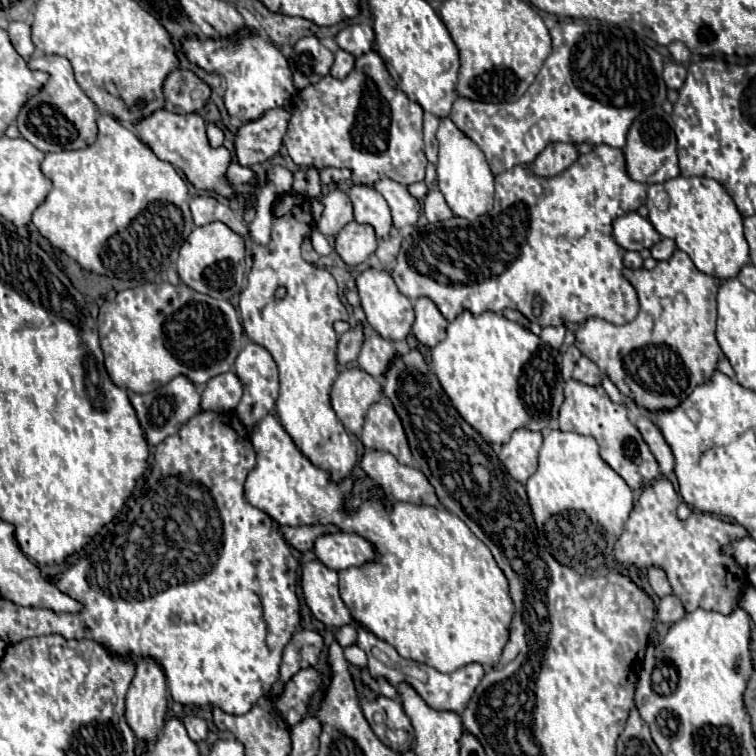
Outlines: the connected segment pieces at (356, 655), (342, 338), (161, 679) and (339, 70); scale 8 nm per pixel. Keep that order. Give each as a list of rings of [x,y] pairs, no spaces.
[[[357,645],[345,647],[345,657],[348,658],[348,661],[352,666],[357,668],[367,667],[367,655],[365,655],[365,652],[357,647]]]
[[[353,327],[347,333],[339,335],[339,343],[337,343],[339,365],[349,365],[351,361],[355,361],[359,355],[361,343],[363,343],[363,329],[361,327]]]
[[[139,659],[137,661],[137,673],[129,685],[127,697],[125,697],[125,719],[129,727],[133,729],[135,737],[145,743],[155,743],[161,727],[165,725],[165,713],[167,713],[167,683],[161,667],[153,659]]]
[[[339,49],[335,53],[335,63],[331,67],[331,75],[337,77],[337,79],[343,79],[351,69],[353,69],[353,63],[355,63],[355,57],[343,49]]]

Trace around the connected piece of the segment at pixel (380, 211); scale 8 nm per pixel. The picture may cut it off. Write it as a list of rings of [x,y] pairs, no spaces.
[[[353,185],[349,189],[349,197],[355,207],[355,221],[357,223],[369,223],[375,229],[377,239],[387,241],[393,229],[393,219],[389,215],[389,205],[373,187],[365,185]]]

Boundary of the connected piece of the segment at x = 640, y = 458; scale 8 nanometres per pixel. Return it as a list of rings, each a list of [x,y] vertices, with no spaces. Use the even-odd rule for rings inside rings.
[[[569,379],[565,383],[565,403],[559,411],[559,427],[561,431],[573,431],[579,435],[593,437],[599,443],[603,461],[613,471],[617,471],[631,489],[643,489],[659,475],[659,467],[653,453],[627,417],[627,407],[613,403],[603,387],[589,387],[575,379]]]

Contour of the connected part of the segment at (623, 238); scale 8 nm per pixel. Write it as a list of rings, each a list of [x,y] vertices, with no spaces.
[[[627,213],[613,221],[613,239],[625,251],[641,251],[645,247],[653,247],[661,235],[639,213]]]

